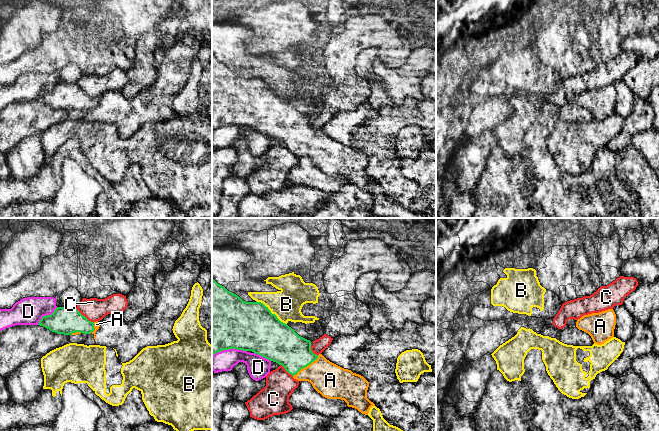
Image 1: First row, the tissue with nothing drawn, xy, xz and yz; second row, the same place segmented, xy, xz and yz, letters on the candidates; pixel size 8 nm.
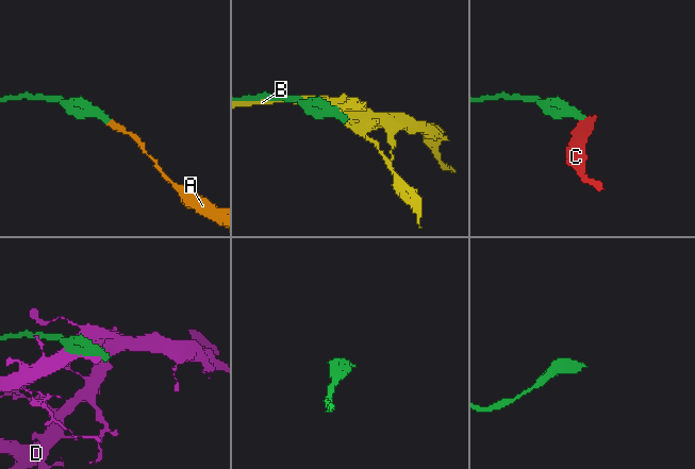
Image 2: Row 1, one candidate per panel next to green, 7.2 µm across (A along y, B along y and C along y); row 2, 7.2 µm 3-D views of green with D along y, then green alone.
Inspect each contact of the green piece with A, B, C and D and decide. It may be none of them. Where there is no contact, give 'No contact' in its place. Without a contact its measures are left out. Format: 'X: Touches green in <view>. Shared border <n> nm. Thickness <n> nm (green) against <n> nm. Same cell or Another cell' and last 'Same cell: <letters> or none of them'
A: Touches green in xz. Shared border 260 nm. Thickness 300 nm (green) against 280 nm. Same cell
B: Touches green in xz. Shared border 320 nm. Thickness 400 nm (green) against 240 nm. Another cell
C: Touches green in xy. Shared border 190 nm. Thickness 220 nm (green) against 180 nm. Another cell
D: Touches green in xz. Shared border 280 nm. Thickness 500 nm (green) against 160 nm. Another cell
Same cell: A

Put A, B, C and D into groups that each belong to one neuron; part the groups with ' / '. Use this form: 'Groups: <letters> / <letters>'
Groups: A / B / C / D

